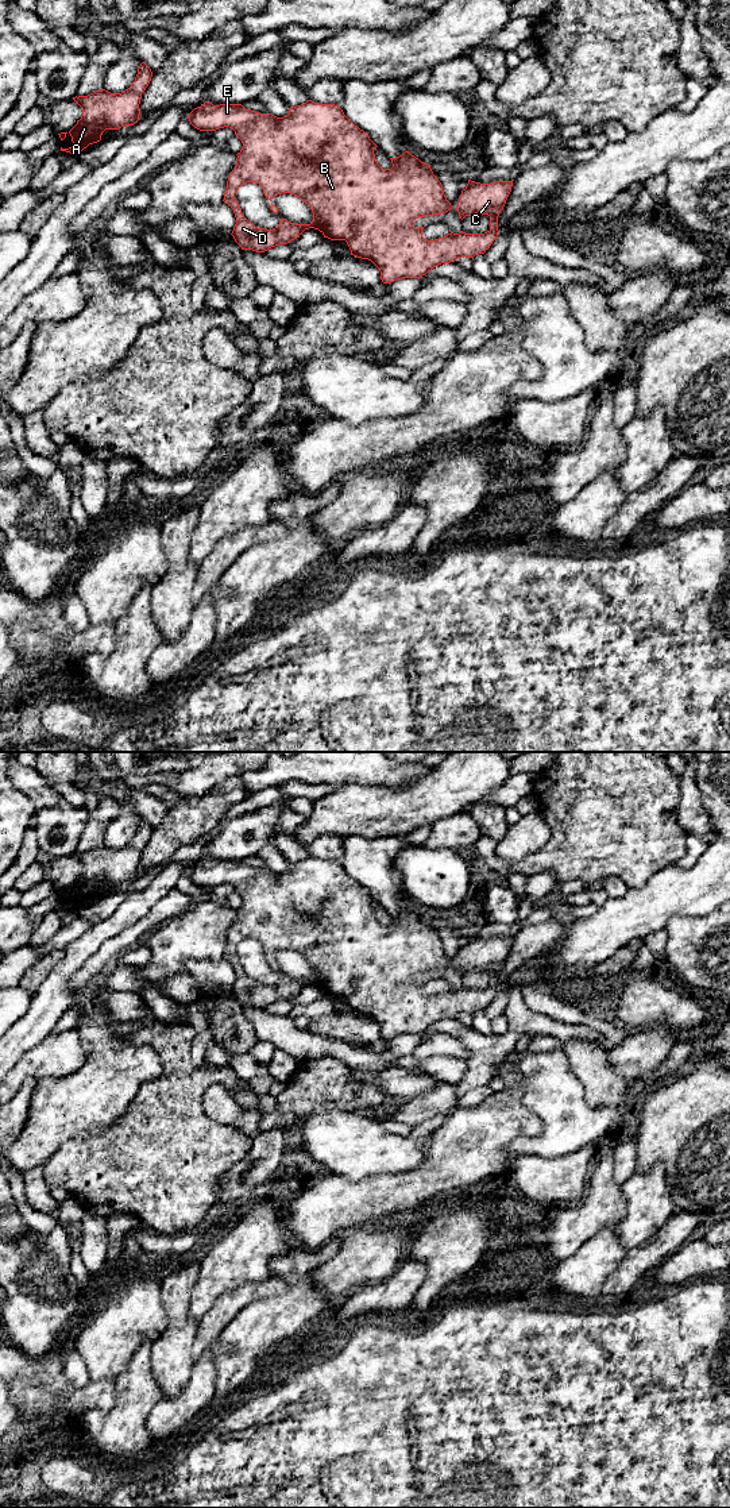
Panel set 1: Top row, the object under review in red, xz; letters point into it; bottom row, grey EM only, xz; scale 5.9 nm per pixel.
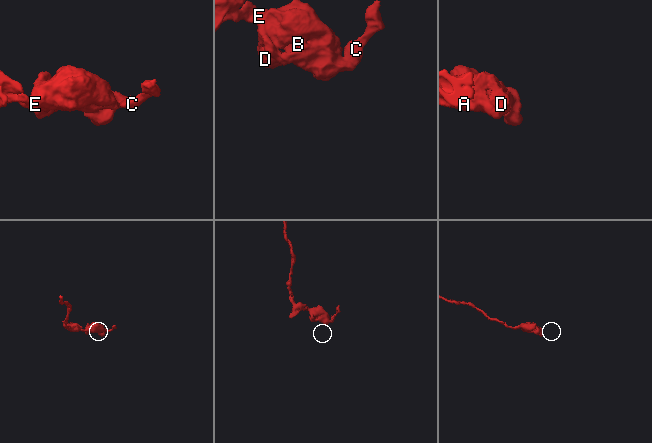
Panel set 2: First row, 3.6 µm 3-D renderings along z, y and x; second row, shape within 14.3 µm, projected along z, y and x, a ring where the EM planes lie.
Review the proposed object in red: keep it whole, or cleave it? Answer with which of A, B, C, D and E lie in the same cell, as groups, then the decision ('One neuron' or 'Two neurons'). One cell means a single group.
Groups: A B C D E. One neuron

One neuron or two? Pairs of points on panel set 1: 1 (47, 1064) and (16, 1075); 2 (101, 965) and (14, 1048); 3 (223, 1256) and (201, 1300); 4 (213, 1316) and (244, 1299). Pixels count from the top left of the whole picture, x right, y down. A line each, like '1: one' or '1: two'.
1: one
2: two
3: one
4: one

